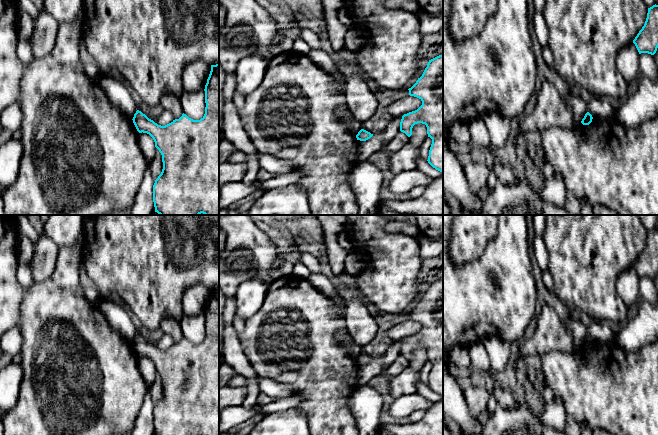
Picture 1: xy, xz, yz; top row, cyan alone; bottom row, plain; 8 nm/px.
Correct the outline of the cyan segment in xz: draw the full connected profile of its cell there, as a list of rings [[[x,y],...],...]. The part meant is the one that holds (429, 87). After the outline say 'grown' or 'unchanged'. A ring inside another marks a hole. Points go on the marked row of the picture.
[[[443,54],[429,60],[422,76],[408,90],[410,96],[422,101],[422,105],[402,116],[400,131],[410,137],[415,124],[425,124],[428,137],[432,139],[427,161],[433,168],[443,173]]]; unchanged

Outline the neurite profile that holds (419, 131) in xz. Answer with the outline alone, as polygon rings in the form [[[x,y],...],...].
[[[418,123],[412,128],[412,135],[409,138],[409,143],[415,147],[420,148],[423,141],[428,137],[427,127],[425,124]]]

